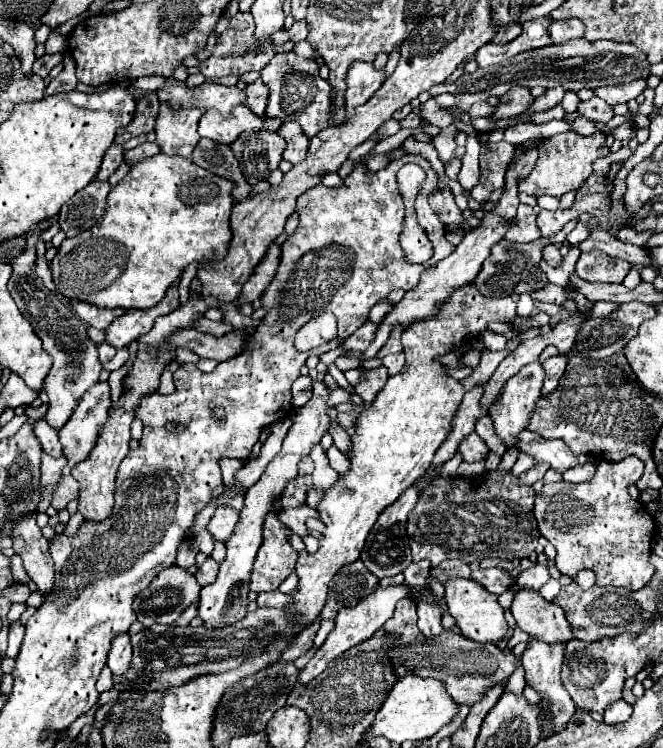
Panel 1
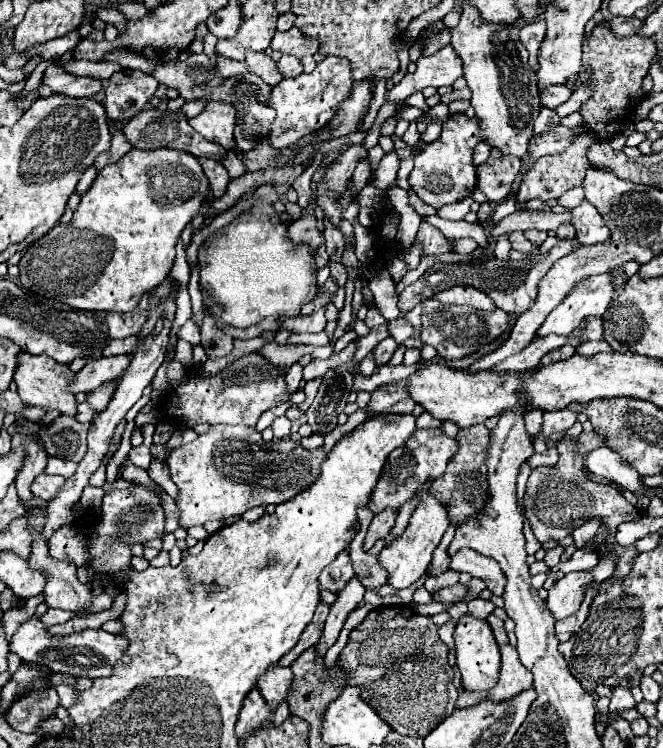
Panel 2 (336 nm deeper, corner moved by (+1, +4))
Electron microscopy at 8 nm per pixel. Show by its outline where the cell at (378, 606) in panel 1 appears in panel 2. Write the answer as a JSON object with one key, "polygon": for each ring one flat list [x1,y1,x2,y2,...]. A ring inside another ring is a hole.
{"polygon":[[426,484,422,490,418,490,416,494,422,496,422,502,416,506,414,514,410,516,410,524,406,526,404,534,400,538,396,538,390,546,386,546,380,554,378,554,378,562,380,566,388,572,388,582,392,588,402,590,412,586,428,568,430,560,432,560,432,552,436,550,436,546,440,544,446,528,448,528,448,518,446,518,446,508,440,500,436,500,434,496,430,496,428,490,430,484]]}

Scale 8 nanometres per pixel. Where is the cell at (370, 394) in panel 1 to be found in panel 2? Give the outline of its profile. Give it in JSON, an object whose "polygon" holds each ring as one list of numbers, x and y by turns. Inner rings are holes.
{"polygon":[[388,336,384,342,380,342,376,348,374,348,374,362,376,362,376,366,380,368,380,366,384,366,384,364,388,364,388,360,392,358,392,354,394,354,394,350,398,348,398,344]]}

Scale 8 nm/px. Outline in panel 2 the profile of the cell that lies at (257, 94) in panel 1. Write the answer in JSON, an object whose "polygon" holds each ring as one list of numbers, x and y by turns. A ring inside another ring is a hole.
{"polygon":[[282,56,278,60,278,70,284,78,294,78,302,72,302,64,298,58,292,58,292,56]]}

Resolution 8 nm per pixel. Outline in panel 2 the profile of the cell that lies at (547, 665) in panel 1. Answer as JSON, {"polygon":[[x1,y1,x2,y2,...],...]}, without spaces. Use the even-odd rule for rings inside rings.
{"polygon":[[570,572,562,580,558,580,550,592,546,606,554,618,554,622,560,622,574,614,584,598,584,590,592,582,592,576,586,572]]}

